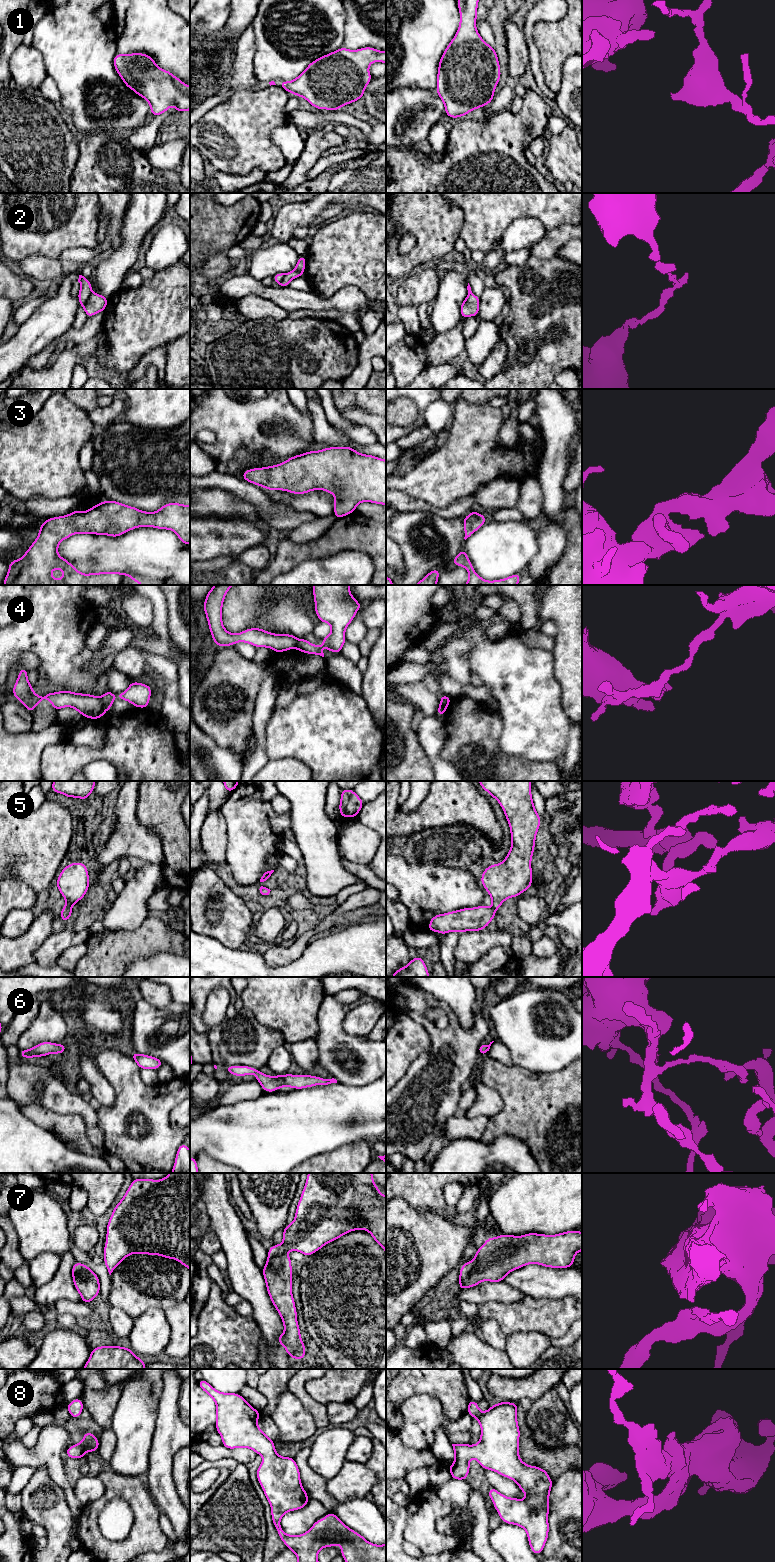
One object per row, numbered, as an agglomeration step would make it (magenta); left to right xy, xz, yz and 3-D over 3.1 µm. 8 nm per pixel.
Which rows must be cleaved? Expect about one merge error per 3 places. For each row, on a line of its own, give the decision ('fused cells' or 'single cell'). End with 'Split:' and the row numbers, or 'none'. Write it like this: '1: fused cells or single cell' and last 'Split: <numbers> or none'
1: single cell
2: fused cells
3: single cell
4: fused cells
5: single cell
6: single cell
7: single cell
8: single cell
Split: 2, 4

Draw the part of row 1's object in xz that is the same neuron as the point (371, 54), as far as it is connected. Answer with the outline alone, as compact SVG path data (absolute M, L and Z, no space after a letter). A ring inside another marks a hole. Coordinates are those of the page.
M342 47L312 61L293 81L281 81L280 87L290 94L306 99L318 110L336 111L344 105L364 98L364 90L372 79L369 65L373 62L386 63L386 51L379 51L373 47L358 50Z

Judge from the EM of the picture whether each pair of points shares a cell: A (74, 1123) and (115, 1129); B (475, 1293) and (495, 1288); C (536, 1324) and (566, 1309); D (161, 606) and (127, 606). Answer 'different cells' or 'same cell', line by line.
A: different cells
B: same cell
C: same cell
D: different cells

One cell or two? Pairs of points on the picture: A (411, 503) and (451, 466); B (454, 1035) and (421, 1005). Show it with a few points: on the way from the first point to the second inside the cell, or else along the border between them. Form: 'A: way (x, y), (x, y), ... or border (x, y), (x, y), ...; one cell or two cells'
A: border (396, 489), (425, 500), (438, 508); two cells
B: way (443, 1035), (438, 1035), (421, 1016); one cell

